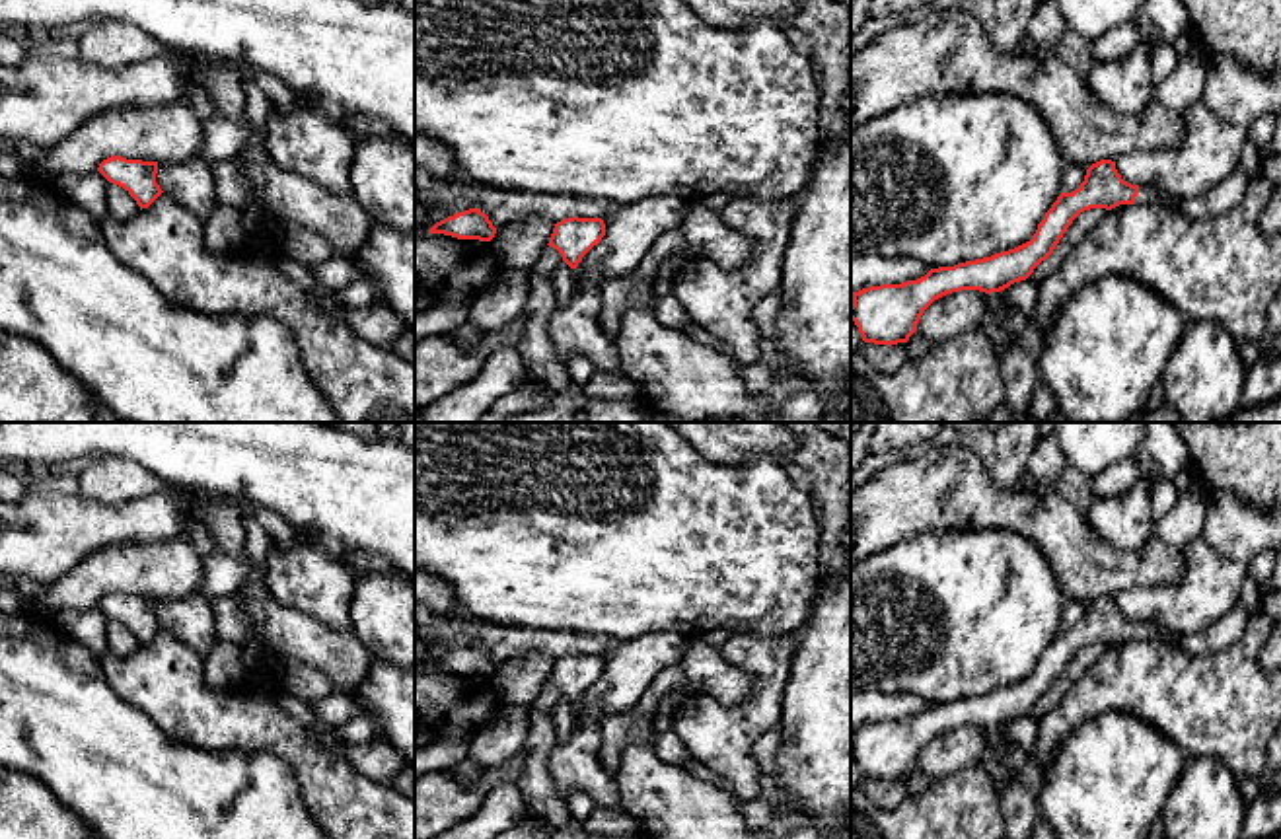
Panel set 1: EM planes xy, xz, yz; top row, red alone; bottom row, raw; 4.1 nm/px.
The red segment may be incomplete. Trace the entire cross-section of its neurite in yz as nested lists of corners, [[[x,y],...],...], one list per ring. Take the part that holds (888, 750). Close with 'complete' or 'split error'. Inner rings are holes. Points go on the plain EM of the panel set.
[[[1100,596],[1086,605],[1079,625],[1057,633],[1030,677],[991,693],[931,705],[917,716],[853,728],[851,755],[864,779],[888,783],[907,779],[934,736],[960,726],[1001,728],[1026,716],[1053,689],[1080,648],[1112,646],[1119,640],[1156,640],[1178,646],[1178,633],[1153,621],[1131,621],[1117,609],[1116,598]]] | split error

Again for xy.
[[[111,592],[97,607],[113,621],[123,623],[142,644],[148,644],[164,627],[156,619],[158,598]]] | complete

